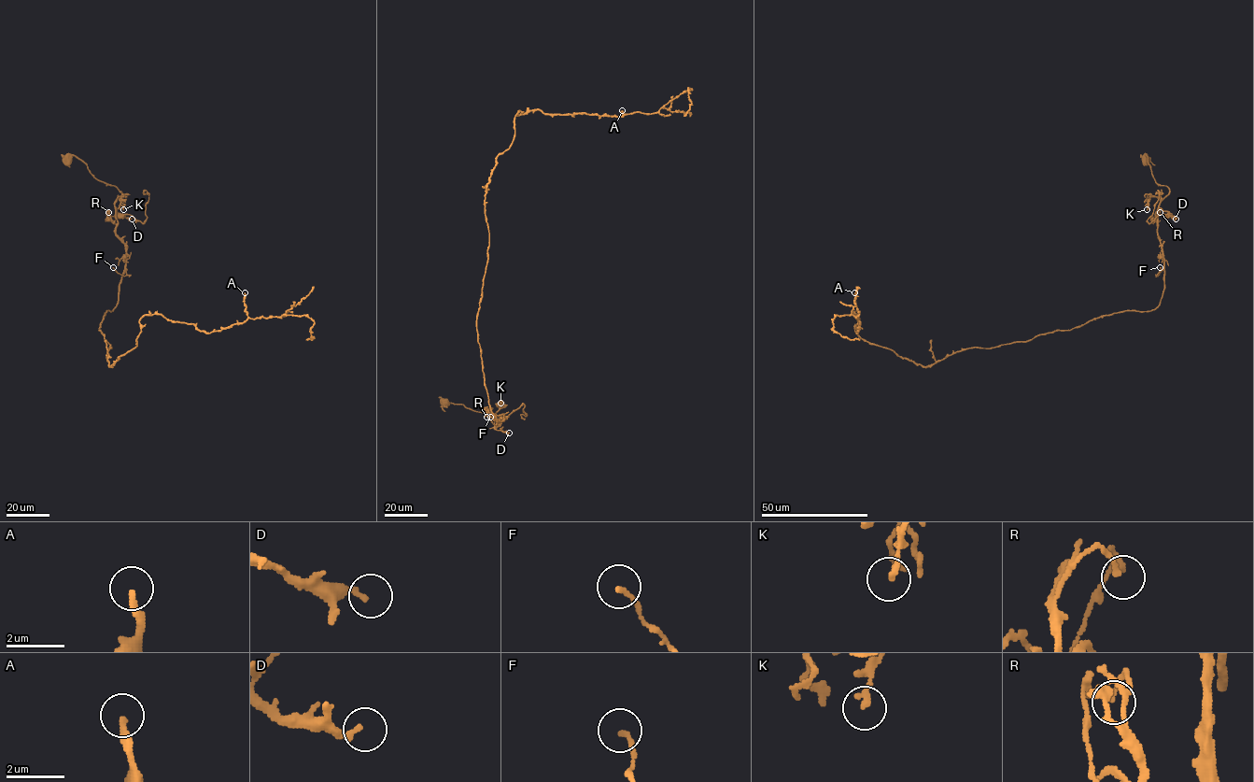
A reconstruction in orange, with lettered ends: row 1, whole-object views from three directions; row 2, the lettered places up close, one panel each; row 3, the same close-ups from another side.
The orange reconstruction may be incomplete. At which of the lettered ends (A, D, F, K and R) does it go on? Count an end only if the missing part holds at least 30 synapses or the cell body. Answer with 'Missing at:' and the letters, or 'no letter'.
Missing at: A

